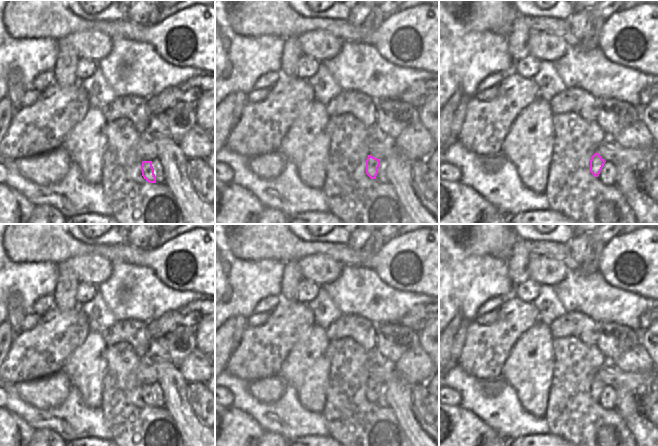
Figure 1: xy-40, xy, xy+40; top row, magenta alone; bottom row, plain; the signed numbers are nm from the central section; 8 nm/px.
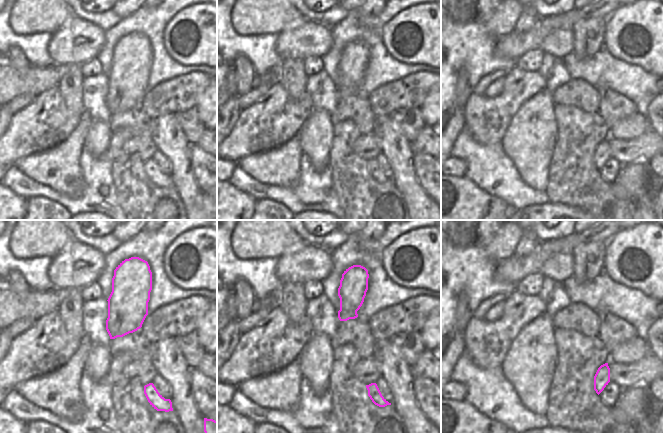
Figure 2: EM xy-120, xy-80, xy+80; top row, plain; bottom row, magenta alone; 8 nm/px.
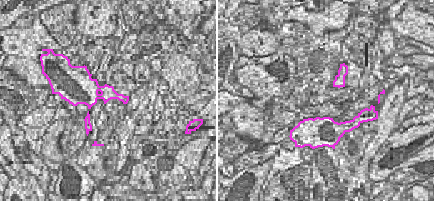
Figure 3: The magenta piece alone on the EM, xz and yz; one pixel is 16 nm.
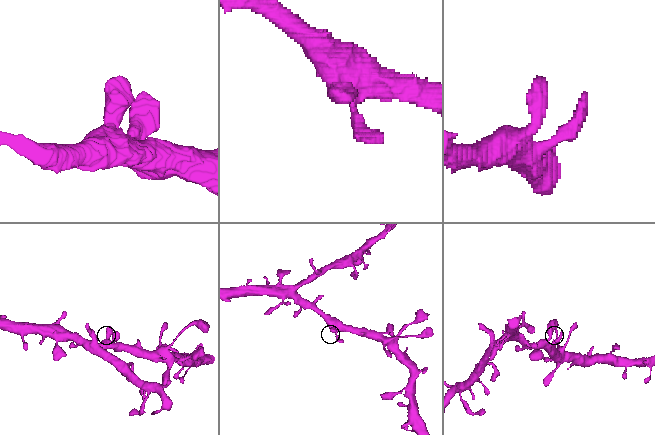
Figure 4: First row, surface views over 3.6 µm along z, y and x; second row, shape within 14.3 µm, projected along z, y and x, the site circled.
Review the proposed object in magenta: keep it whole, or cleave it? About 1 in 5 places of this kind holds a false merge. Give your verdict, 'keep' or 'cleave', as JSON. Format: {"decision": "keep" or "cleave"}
{"decision": "keep"}

